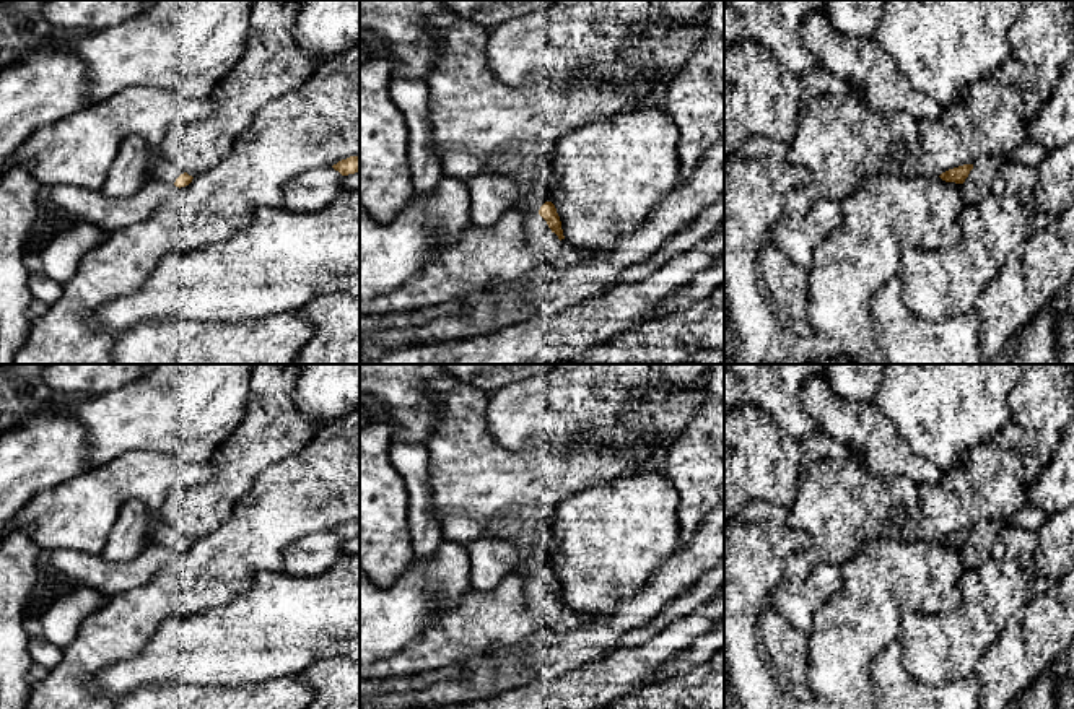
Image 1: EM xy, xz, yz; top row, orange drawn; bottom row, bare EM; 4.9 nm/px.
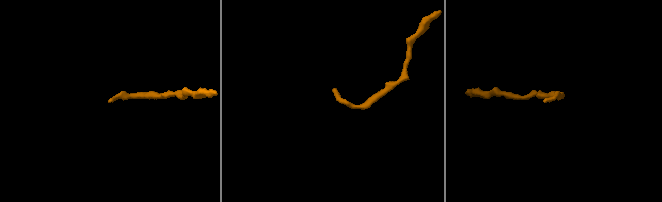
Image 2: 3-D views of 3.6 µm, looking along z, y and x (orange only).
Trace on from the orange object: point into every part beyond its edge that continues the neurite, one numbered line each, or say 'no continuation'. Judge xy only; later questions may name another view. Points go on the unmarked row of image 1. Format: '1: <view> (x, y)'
1: xy (80, 513)

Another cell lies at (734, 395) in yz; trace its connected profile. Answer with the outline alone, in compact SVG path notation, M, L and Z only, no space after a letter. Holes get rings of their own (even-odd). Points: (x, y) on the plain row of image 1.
M724 364L724 413L744 403L742 381Z

